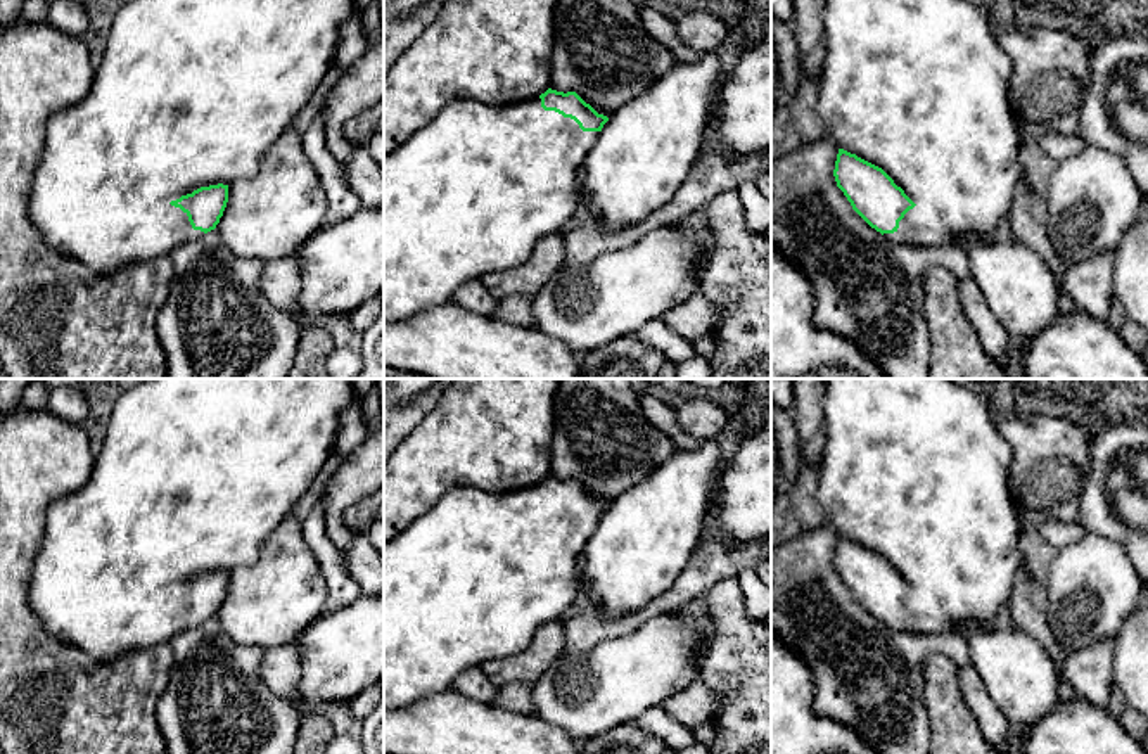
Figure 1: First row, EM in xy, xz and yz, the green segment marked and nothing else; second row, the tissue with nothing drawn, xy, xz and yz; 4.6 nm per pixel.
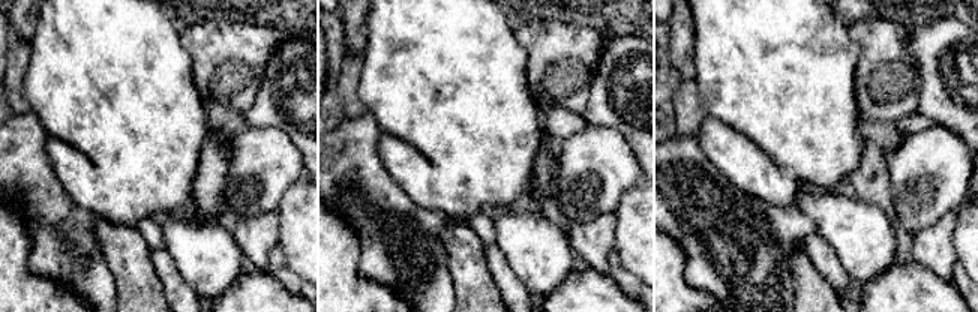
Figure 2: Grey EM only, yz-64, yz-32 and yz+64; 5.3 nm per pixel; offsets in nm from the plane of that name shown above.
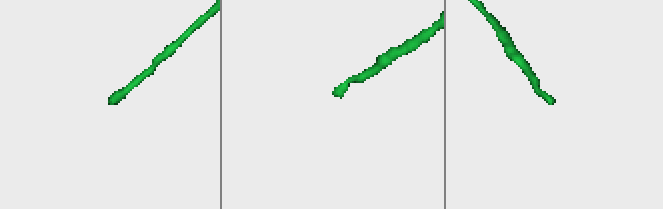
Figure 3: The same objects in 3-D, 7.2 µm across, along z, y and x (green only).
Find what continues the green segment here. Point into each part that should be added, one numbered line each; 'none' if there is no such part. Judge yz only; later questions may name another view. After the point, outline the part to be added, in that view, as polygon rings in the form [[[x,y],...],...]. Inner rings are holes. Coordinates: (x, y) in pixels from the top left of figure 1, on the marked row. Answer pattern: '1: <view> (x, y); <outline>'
1: yz (917, 87); [[[825,0],[821,19],[825,57],[818,114],[828,135],[839,149],[882,168],[916,204],[899,221],[899,228],[883,237],[923,249],[992,237],[1008,218],[1024,175],[1018,157],[1024,140],[1010,111],[1010,59],[987,19],[965,0]]]

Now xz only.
1: xz (471, 192); [[[539,97],[505,105],[453,100],[386,154],[384,323],[450,303],[462,284],[526,263],[541,237],[560,233],[581,209],[581,166],[598,135],[583,131],[571,118],[545,111]]]

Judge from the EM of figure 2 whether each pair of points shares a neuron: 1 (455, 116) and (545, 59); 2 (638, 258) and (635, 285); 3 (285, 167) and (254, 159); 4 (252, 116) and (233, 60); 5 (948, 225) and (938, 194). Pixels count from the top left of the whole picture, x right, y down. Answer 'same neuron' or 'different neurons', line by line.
1: different neurons
2: different neurons
3: same neuron
4: different neurons
5: different neurons

